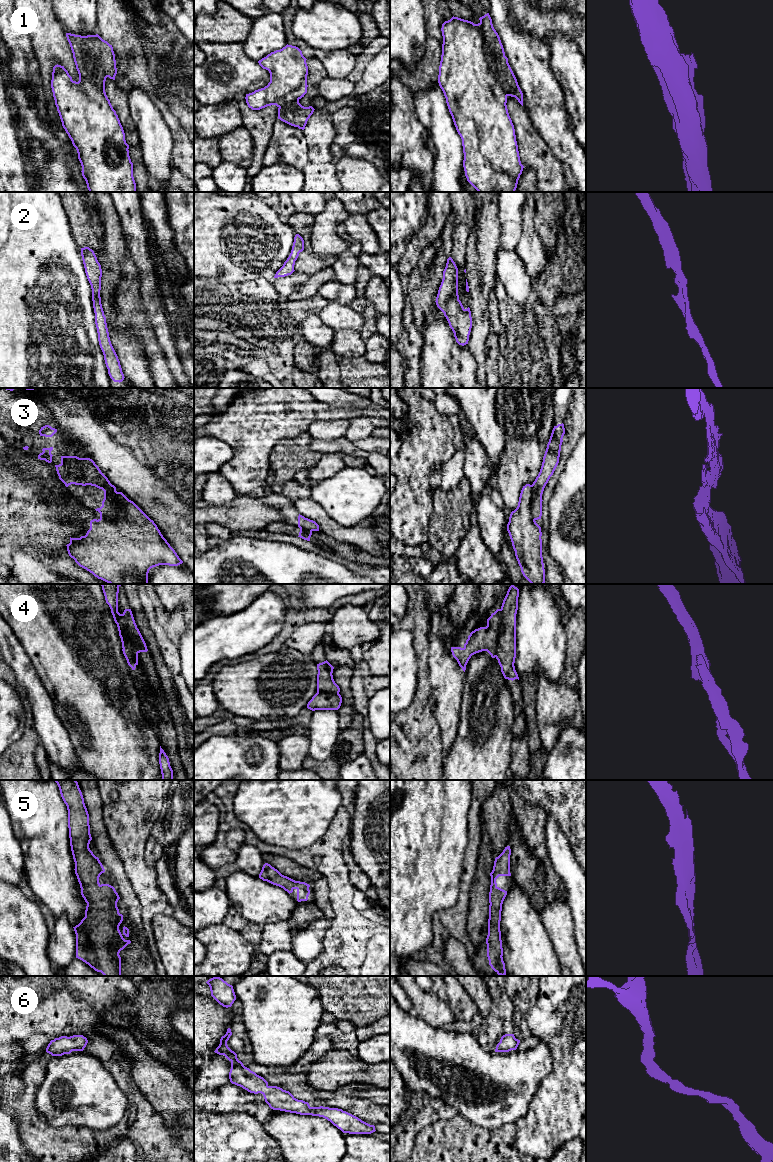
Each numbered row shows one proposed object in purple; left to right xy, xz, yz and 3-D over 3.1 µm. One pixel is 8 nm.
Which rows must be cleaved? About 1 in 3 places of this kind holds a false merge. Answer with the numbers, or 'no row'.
1, 3, 4

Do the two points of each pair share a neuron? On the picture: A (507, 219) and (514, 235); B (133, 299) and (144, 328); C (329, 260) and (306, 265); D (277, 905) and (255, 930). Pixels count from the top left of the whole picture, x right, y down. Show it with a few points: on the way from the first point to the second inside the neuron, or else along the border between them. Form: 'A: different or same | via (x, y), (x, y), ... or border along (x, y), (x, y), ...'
A: same | via (510, 223), (510, 231)
B: same | via (133, 306), (133, 317), (137, 321)
C: same | via (323, 262), (312, 262)
D: different | border along (249, 921), (261, 926)

